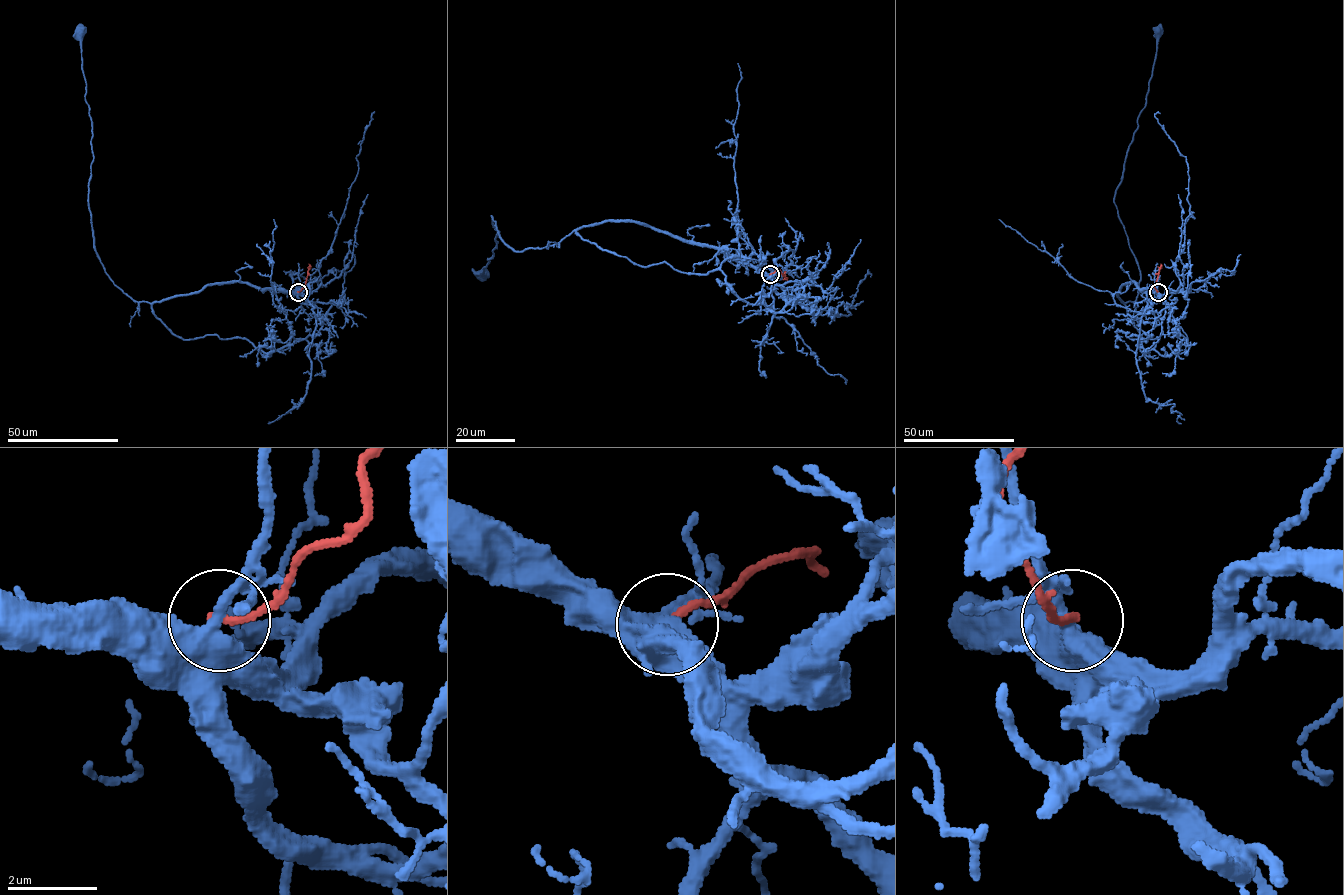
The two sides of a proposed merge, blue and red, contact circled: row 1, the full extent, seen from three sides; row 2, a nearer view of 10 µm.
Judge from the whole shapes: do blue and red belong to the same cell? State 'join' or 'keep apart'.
keep apart

